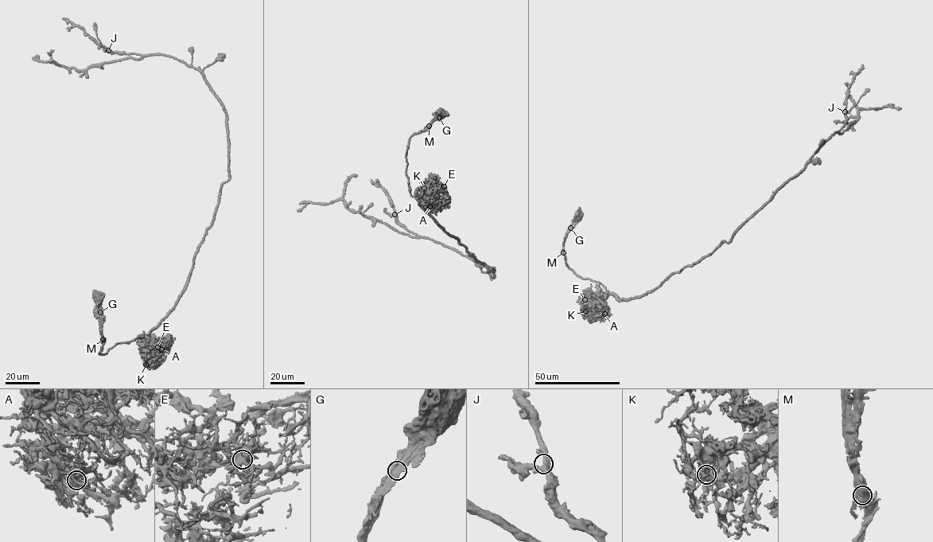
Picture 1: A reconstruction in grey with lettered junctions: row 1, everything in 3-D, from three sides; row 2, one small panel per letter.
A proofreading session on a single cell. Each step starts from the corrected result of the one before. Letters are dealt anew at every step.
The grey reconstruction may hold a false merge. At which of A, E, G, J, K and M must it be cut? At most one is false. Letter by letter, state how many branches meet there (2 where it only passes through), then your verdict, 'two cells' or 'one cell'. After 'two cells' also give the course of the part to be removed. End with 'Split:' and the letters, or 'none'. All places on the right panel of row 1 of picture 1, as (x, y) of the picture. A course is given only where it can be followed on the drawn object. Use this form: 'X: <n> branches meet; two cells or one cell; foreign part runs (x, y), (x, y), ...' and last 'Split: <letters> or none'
A: 3 branches meet; one cell
E: 3 branches meet; one cell
G: 3 branches meet; one cell
J: 3 branches meet; one cell
K: 3 branches meet; one cell
M: 3 branches meet; one cell
Split: none

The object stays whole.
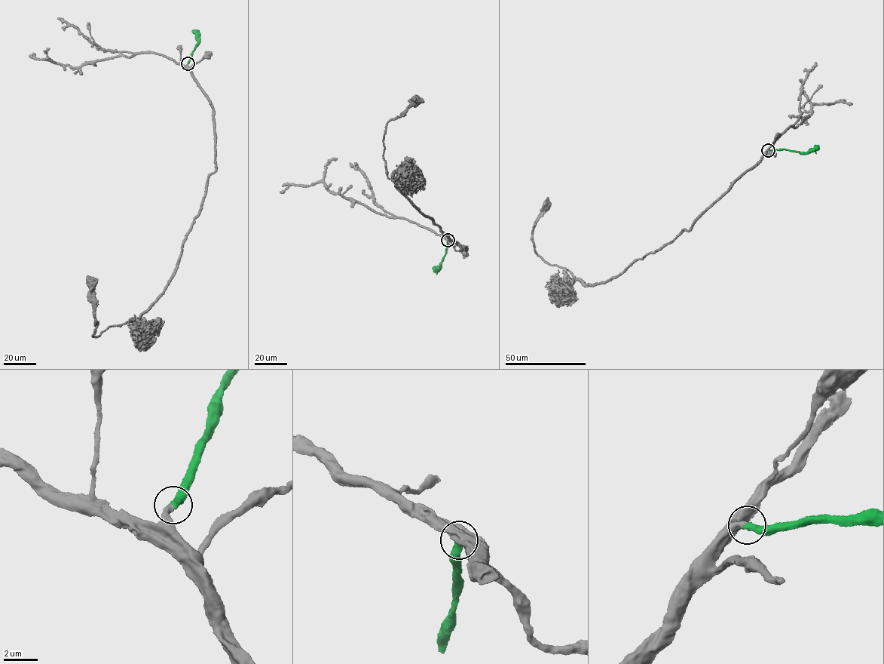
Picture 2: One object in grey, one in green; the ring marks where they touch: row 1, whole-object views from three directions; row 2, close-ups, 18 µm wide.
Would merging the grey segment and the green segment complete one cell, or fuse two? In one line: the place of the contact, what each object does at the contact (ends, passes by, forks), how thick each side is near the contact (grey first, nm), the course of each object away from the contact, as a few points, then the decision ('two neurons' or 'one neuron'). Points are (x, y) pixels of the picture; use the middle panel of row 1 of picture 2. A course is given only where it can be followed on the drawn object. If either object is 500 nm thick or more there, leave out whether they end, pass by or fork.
place (448, 240); grey ends; green ends; calibres 360 and 420 nm; course grey (448, 240), (466, 249), (460, 249), (460, 244), (440, 230), (388, 177), (383, 158), (385, 127), (415, 100); course green (448, 241), (441, 266), (432, 268); one neuron

